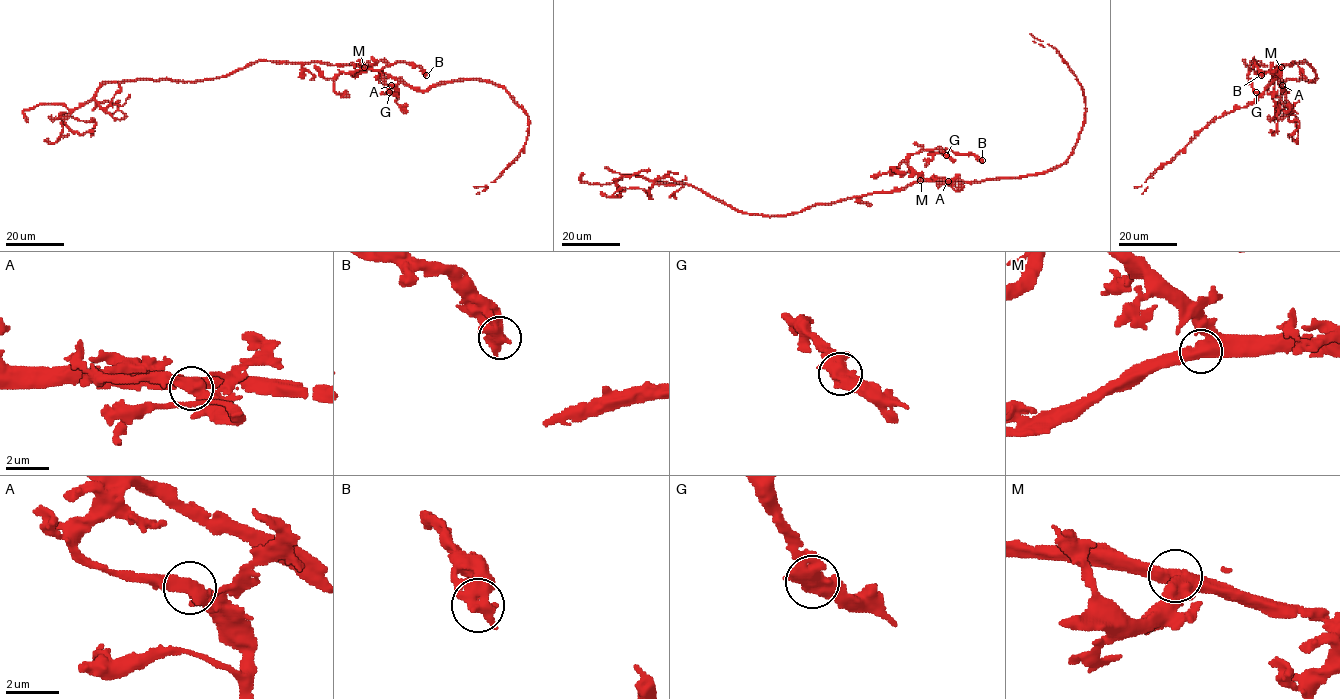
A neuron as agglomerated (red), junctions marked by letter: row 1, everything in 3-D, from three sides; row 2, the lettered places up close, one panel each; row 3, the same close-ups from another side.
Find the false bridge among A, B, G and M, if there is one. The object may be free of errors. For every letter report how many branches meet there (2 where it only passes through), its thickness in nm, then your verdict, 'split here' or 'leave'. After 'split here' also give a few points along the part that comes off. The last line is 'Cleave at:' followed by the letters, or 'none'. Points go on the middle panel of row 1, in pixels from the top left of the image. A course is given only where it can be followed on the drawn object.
A: 2 branches meet; 550 nm thick; leave
B: 2 branches meet; 600 nm thick; leave
G: 2 branches meet; 600 nm thick; leave
M: 2 branches meet; 600 nm thick; leave
Cleave at: none

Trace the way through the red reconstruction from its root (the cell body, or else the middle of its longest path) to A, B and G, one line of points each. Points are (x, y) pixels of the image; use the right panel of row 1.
A: (1292, 65), (1280, 69), (1281, 85)
B: (1292, 65), (1281, 65), (1273, 73), (1257, 73), (1249, 69), (1252, 62), (1261, 75)
G: (1292, 65), (1281, 65), (1273, 73), (1257, 73), (1251, 69), (1247, 78), (1256, 92)

